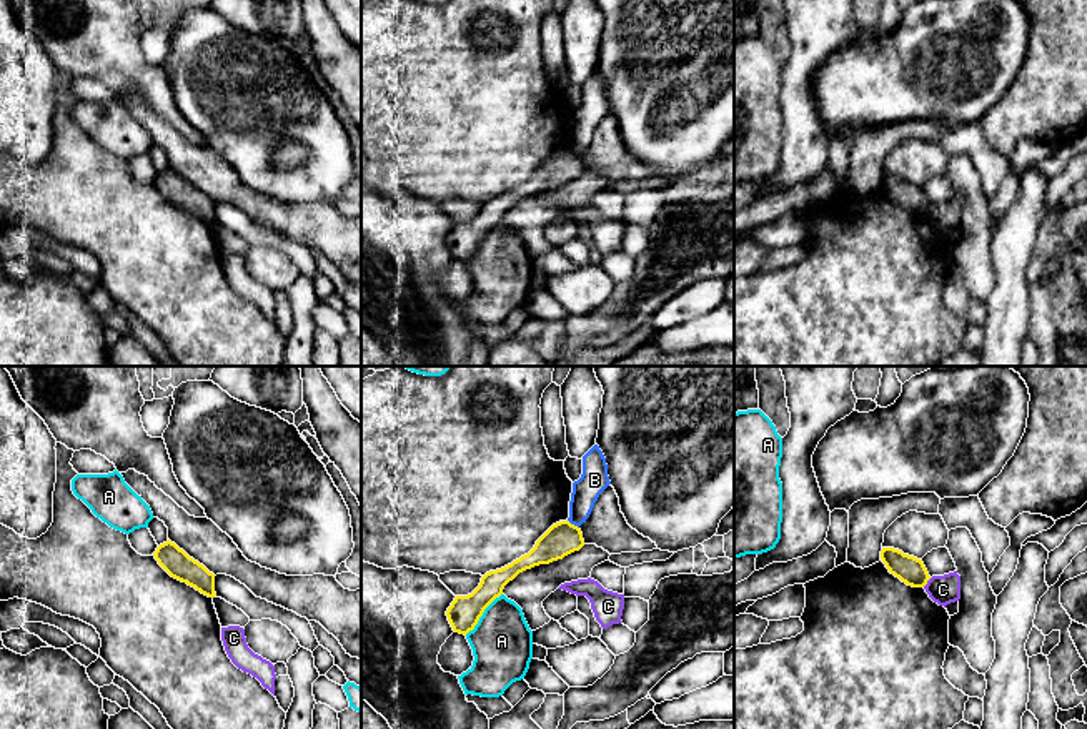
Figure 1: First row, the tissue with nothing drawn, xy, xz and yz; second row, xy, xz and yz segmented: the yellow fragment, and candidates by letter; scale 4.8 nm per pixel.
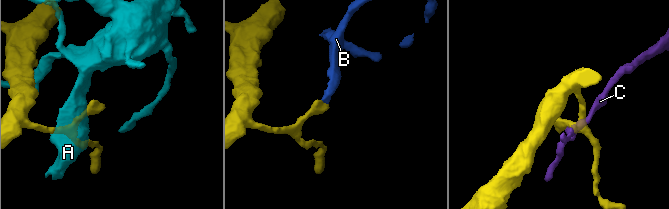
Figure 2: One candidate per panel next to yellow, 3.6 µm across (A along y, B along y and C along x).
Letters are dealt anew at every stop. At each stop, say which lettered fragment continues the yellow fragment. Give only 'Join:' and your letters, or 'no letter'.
Join: no letter

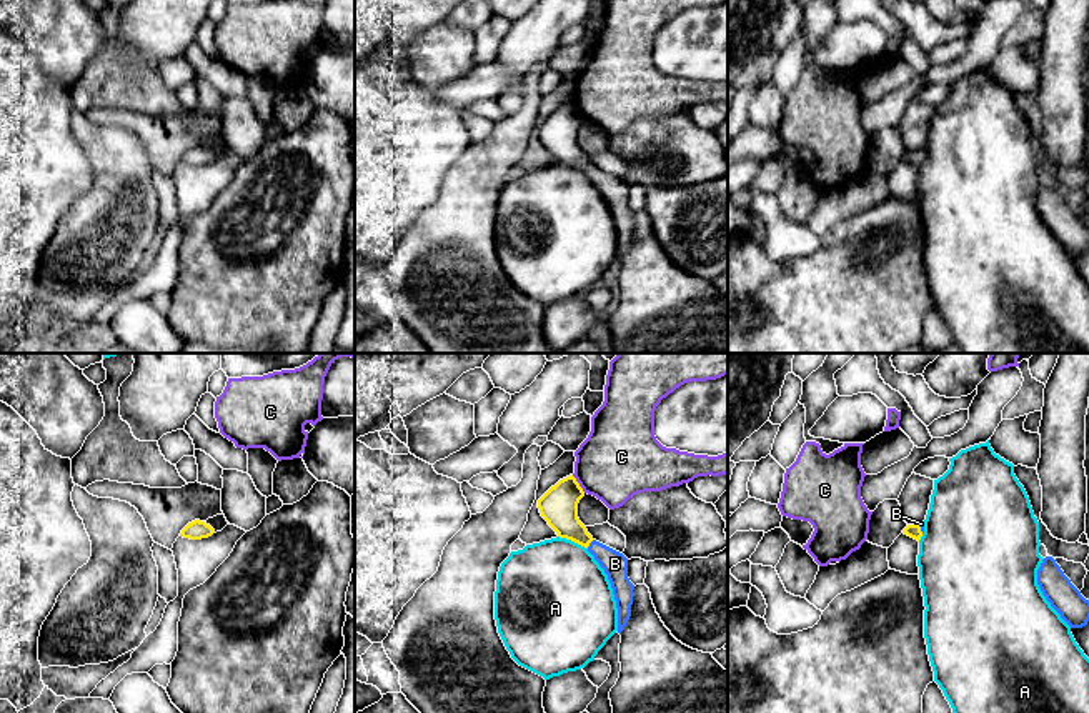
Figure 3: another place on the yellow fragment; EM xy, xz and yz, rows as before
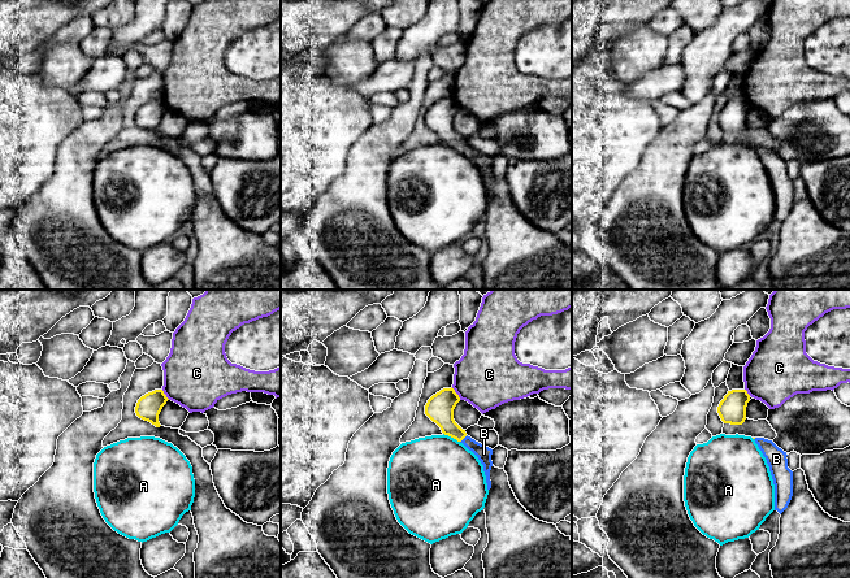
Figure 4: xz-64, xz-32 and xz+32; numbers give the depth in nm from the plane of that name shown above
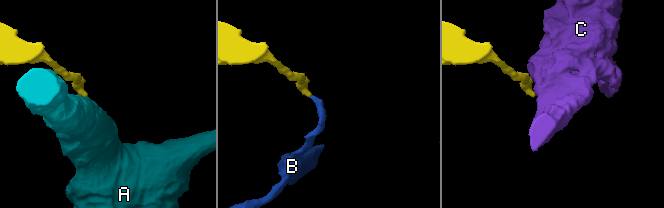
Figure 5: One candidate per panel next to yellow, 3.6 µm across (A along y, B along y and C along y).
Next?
Join: B

